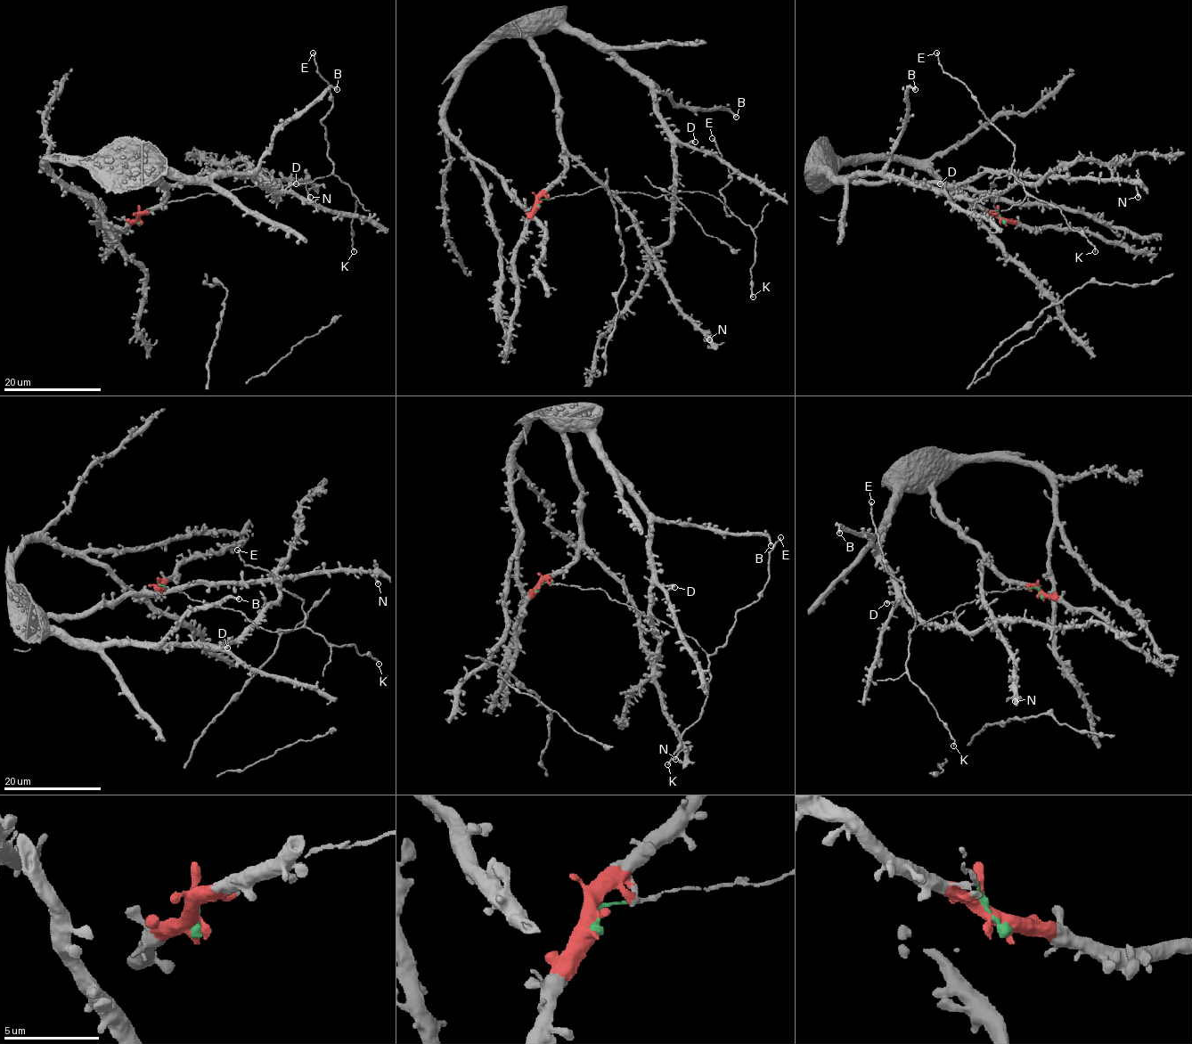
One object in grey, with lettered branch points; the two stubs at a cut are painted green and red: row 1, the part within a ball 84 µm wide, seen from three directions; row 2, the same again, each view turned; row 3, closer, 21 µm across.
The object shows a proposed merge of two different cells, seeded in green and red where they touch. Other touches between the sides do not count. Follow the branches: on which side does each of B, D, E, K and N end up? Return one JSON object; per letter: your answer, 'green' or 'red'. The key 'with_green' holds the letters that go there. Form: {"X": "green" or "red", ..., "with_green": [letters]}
{"B": "red", "D": "red", "E": "green", "K": "green", "N": "red", "with_green": ["E", "K"]}

